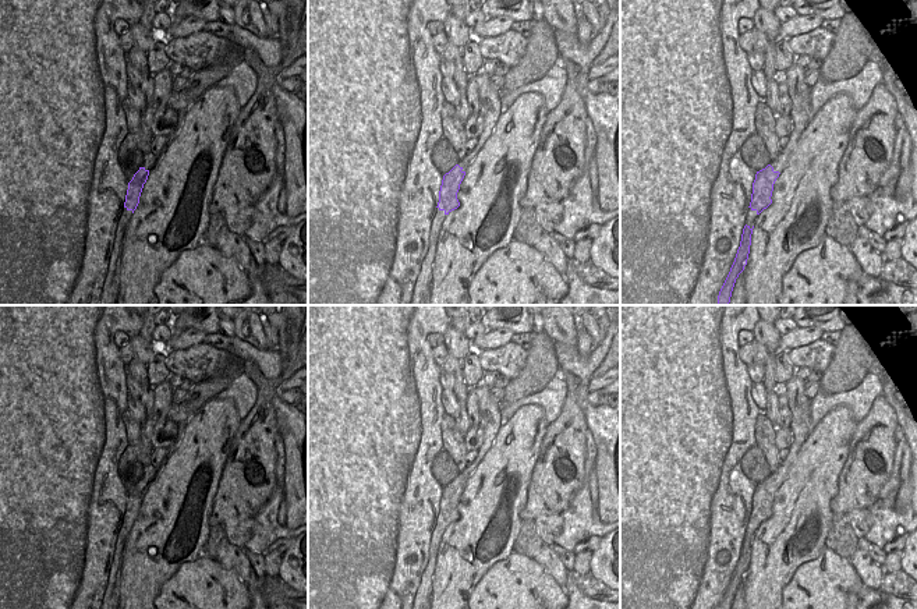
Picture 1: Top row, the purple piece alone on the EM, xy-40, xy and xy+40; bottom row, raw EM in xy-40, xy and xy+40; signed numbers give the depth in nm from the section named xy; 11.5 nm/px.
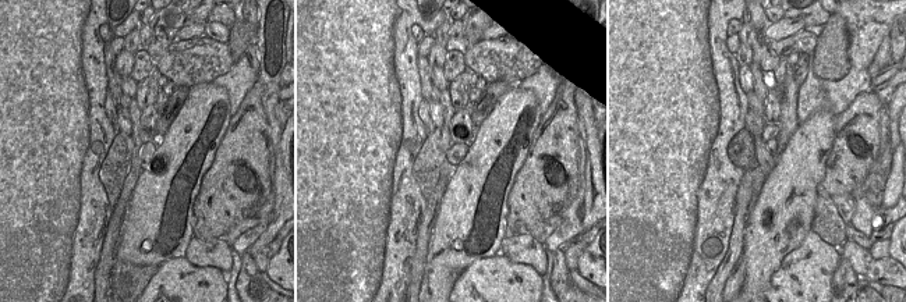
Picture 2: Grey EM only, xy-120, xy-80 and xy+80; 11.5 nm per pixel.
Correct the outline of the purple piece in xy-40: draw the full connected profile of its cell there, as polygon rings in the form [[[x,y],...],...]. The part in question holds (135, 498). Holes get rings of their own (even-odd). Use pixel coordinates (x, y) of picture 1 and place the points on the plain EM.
[[[139,479],[139,482],[134,486],[132,492],[128,495],[128,502],[124,514],[124,520],[127,523],[131,523],[134,525],[134,523],[137,521],[148,488],[149,482],[146,482],[145,479]]]

